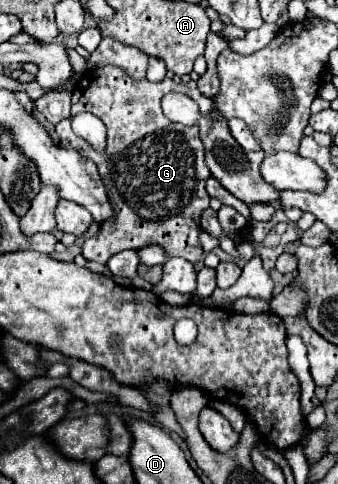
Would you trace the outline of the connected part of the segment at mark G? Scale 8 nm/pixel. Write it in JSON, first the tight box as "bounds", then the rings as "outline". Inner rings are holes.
{"bounds":[55,66,213,264],"outline":[[[103,66],[103,68],[87,70],[83,74],[83,78],[75,84],[71,116],[67,120],[61,120],[55,126],[59,146],[71,146],[73,150],[83,154],[85,158],[91,158],[97,164],[97,170],[107,188],[111,208],[115,212],[113,218],[109,218],[107,222],[103,222],[103,226],[99,226],[95,236],[85,240],[83,256],[87,260],[107,264],[107,260],[117,252],[123,252],[127,248],[139,250],[149,244],[159,244],[167,250],[169,256],[181,256],[193,264],[203,258],[203,250],[201,250],[201,242],[199,242],[199,220],[201,220],[201,212],[209,206],[209,194],[205,190],[205,182],[211,176],[211,172],[203,162],[203,144],[199,140],[199,128],[171,122],[161,112],[161,98],[169,92],[179,92],[179,90],[181,90],[181,94],[187,94],[189,98],[193,98],[199,104],[201,114],[209,114],[213,102],[207,96],[199,94],[195,80],[193,82],[157,82],[157,84],[133,82],[115,66]],[[81,112],[95,114],[107,126],[107,154],[105,156],[97,154],[89,142],[85,142],[83,138],[73,134],[71,118]],[[147,112],[153,114],[151,120],[147,118]]]}

